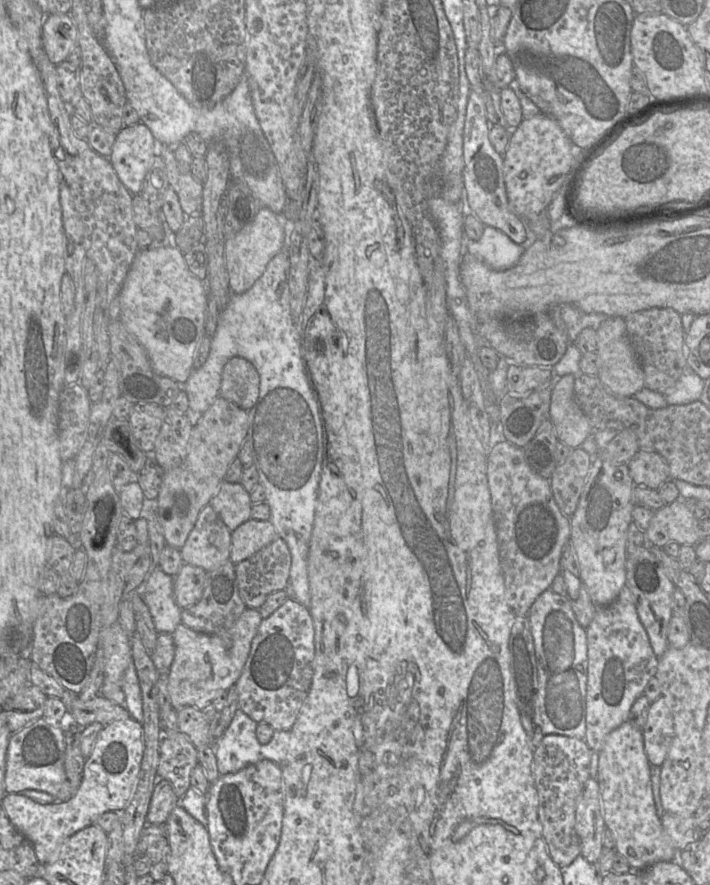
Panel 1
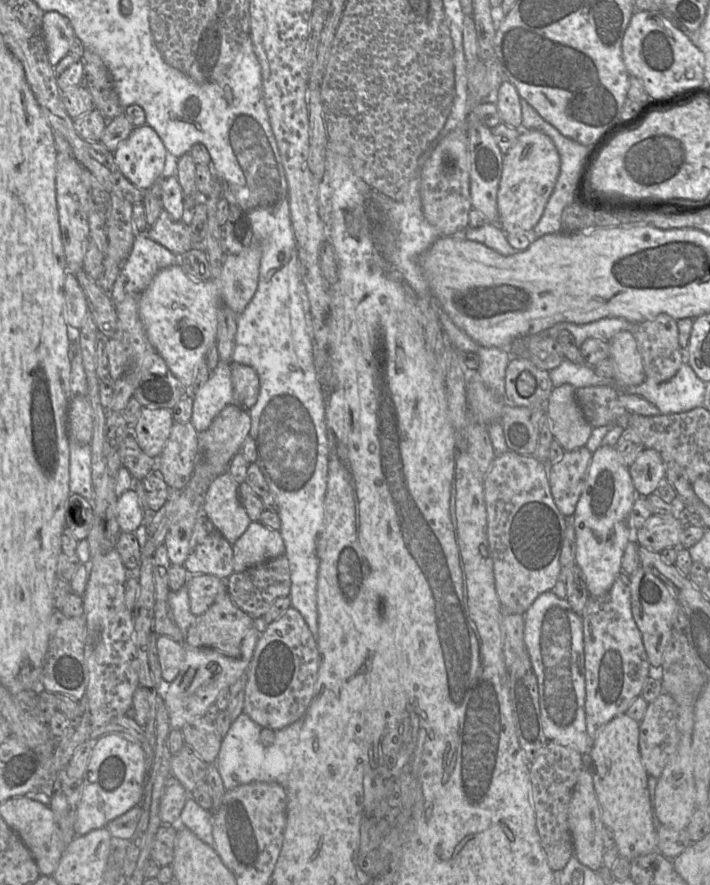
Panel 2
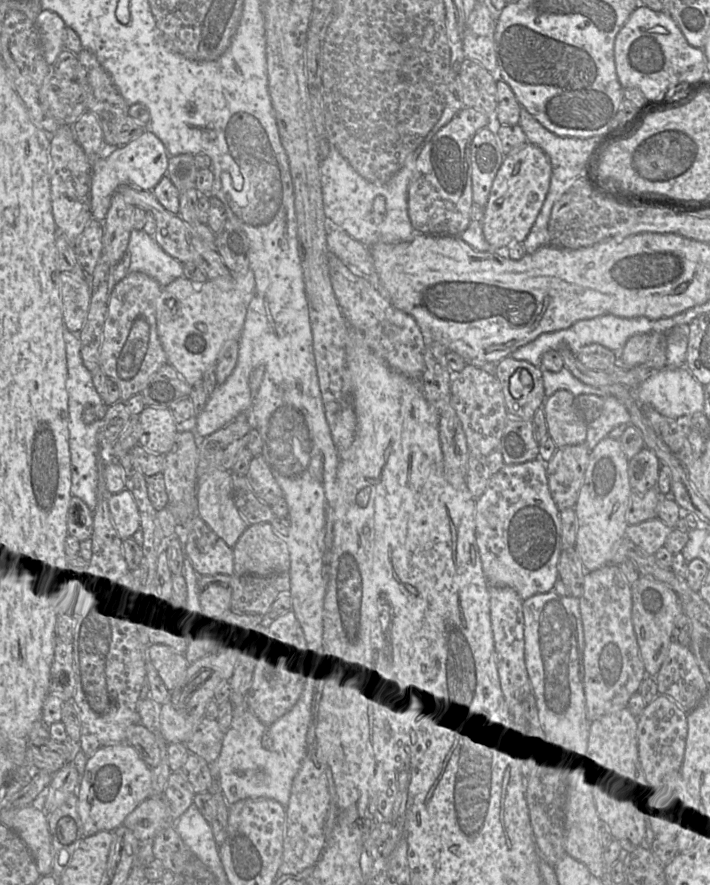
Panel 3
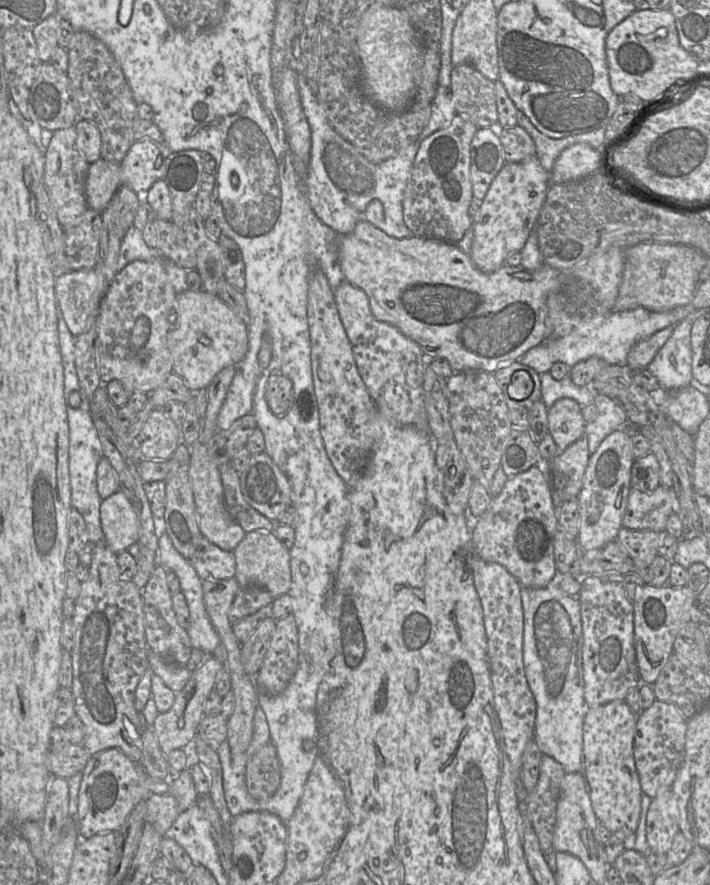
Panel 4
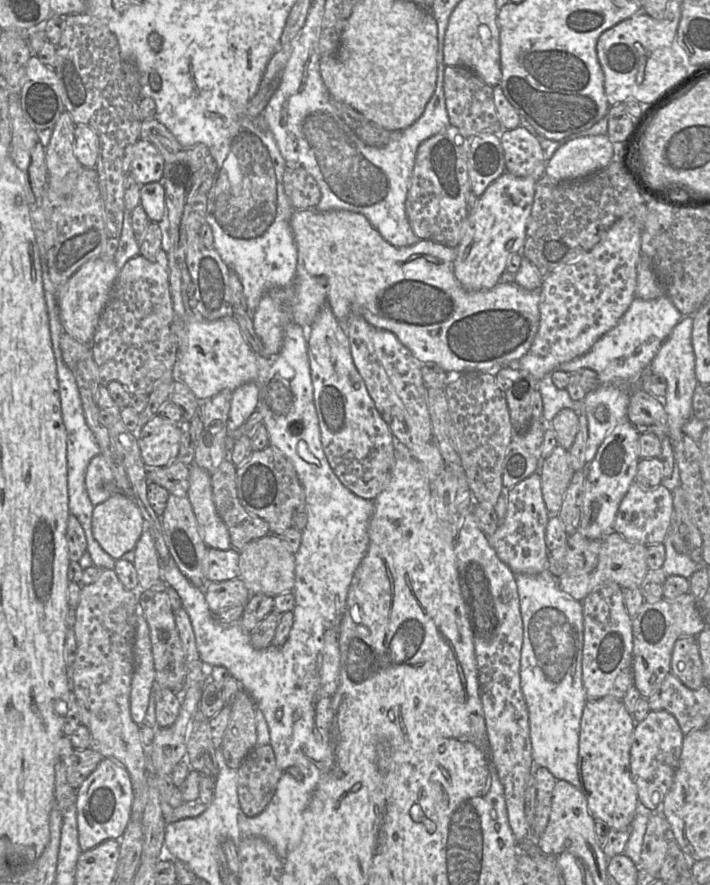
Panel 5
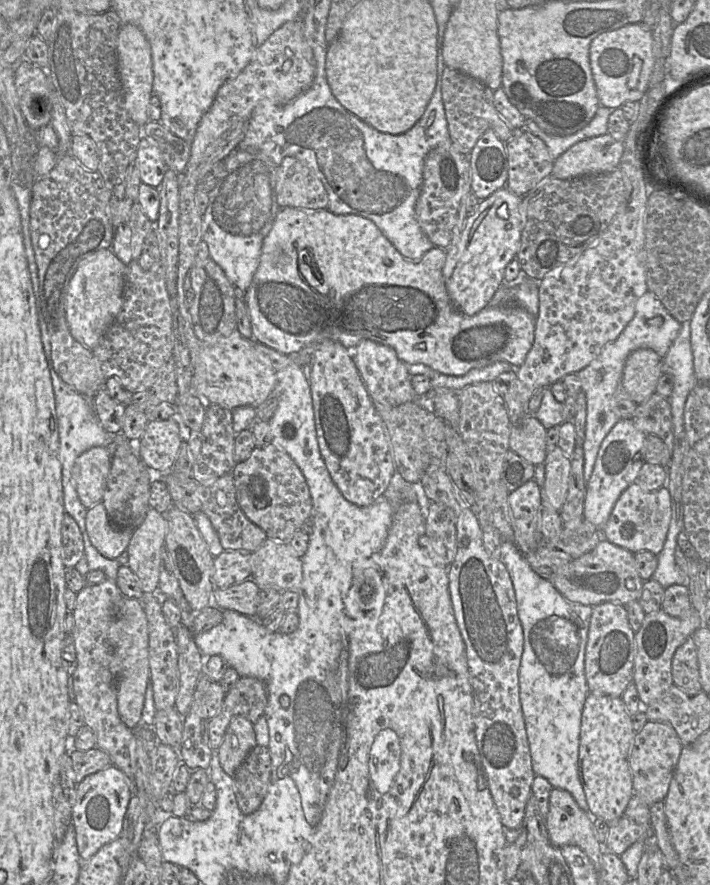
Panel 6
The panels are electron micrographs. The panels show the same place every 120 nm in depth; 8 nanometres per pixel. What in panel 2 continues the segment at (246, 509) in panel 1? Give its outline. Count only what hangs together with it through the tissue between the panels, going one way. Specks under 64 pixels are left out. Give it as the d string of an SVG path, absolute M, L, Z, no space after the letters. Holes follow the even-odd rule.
M226 470L210 483L202 507L202 514L207 516L231 545L238 540L252 522L240 501L238 486Z

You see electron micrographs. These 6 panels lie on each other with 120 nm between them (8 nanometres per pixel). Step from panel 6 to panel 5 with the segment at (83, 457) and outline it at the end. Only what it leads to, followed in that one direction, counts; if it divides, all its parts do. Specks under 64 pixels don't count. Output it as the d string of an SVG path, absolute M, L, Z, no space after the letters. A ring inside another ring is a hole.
M96 455L88 464L85 475L85 487L91 503L96 506L115 494L116 489L105 489L105 483L113 483L113 472L102 455Z

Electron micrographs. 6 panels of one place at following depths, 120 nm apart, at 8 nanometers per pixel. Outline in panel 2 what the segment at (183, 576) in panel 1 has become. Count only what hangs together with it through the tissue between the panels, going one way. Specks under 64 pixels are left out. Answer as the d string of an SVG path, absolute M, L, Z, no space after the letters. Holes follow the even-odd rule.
M190 575L188 579L188 596L190 610L198 616L207 611L219 592L226 589L226 581L214 575Z

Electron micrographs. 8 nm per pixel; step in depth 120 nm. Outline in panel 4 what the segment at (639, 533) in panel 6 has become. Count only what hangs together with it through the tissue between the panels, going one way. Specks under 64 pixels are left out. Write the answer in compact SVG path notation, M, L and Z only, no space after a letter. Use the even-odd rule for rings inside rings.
M659 485L652 492L642 492L631 487L622 527L666 533L667 520L675 512L678 503L672 488Z

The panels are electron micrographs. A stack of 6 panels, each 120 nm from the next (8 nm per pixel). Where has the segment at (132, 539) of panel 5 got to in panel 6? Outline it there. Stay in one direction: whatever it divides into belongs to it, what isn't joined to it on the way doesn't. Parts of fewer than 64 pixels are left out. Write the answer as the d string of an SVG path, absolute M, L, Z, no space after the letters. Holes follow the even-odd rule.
M102 503L87 510L86 530L93 547L108 559L117 559L128 547L133 531L115 527Z

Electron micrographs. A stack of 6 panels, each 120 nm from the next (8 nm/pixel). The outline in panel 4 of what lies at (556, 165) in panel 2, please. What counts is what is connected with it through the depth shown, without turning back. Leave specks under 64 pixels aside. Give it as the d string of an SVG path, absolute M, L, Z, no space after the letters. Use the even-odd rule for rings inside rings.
M537 156L521 162L506 162L493 179L472 223L473 241L470 257L484 273L493 273L505 264L514 252L521 251L536 226L550 185L549 172Z

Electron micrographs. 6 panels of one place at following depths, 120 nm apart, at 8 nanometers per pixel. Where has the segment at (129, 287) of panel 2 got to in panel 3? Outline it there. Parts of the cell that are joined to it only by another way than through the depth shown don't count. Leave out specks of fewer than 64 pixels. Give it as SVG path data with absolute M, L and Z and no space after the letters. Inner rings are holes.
M133 229L130 234L127 249L114 269L114 285L131 272L142 272L154 278L162 287L170 284L175 279L184 276L183 265L178 260L168 255L144 230Z

